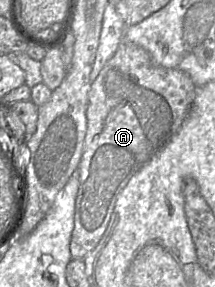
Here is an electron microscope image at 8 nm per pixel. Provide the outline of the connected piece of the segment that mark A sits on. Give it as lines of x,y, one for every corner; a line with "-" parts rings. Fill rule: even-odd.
122,39
89,91
87,130
78,165
79,188
70,240
72,259
83,259
97,246
107,230
119,194
131,177
159,153
180,129
192,106
196,89
187,73
159,65
144,48

